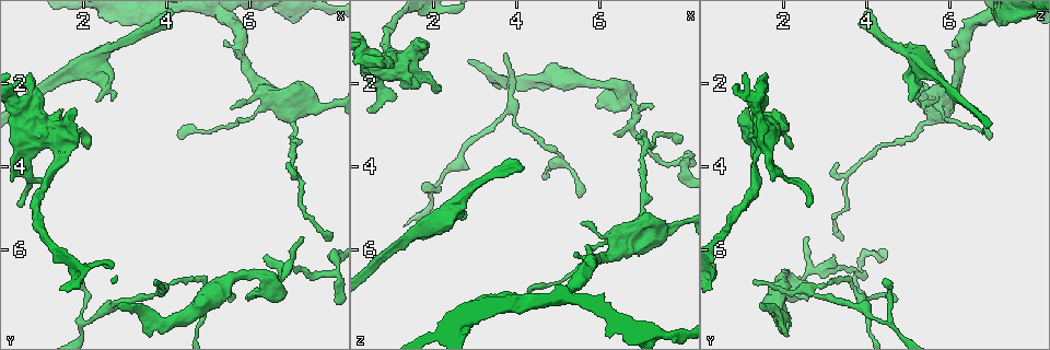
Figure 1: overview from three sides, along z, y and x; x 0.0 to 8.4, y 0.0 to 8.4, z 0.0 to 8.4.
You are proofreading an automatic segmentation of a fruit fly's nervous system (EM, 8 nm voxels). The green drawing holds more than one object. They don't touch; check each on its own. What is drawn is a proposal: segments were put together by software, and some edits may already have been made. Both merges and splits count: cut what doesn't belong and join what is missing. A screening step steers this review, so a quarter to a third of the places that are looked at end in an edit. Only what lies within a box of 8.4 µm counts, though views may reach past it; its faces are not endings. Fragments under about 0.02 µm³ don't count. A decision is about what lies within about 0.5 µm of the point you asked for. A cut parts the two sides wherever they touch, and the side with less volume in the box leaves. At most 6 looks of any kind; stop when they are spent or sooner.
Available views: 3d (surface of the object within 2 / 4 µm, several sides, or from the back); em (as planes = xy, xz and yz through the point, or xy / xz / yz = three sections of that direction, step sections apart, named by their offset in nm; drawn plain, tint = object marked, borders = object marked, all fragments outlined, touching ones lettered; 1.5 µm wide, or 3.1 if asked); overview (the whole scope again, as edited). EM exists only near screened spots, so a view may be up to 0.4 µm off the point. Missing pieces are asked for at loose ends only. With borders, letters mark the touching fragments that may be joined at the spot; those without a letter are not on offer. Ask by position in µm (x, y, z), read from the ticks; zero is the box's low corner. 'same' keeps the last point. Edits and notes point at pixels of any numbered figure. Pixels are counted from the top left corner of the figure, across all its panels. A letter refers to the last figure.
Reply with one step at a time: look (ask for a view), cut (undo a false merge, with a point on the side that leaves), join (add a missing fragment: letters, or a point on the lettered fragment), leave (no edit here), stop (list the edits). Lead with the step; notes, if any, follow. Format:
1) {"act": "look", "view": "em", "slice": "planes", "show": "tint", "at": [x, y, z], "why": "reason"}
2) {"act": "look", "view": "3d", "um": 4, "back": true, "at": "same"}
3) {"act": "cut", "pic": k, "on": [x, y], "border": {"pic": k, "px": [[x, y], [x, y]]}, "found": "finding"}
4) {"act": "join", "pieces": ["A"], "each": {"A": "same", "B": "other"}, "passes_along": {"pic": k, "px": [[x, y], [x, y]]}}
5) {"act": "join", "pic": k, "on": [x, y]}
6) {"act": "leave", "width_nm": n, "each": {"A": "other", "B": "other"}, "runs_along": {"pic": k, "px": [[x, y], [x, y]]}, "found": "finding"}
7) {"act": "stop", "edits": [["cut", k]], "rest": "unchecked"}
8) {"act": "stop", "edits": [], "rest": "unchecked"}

{"act": "look", "view": "3d", "um": 2, "at": [6.90, 3.90, 3.20], "why": "thin end"}

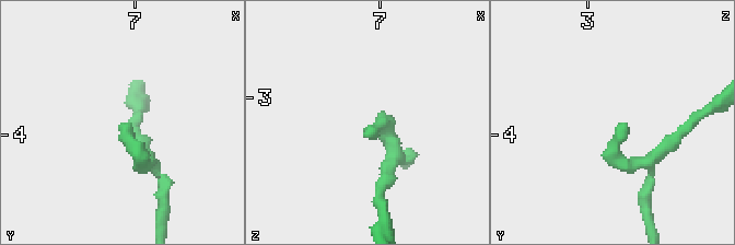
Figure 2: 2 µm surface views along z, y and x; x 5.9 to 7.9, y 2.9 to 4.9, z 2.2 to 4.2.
{"act": "look", "view": "em", "um": 3.1, "slice": "planes", "show": "tint", "at": [6.92, 3.90, 3.24]}

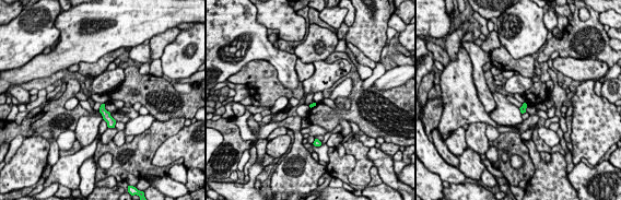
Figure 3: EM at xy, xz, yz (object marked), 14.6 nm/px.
{"act": "look", "view": "em", "um": 3.1, "slice": "planes", "show": "borders", "at": "same"}

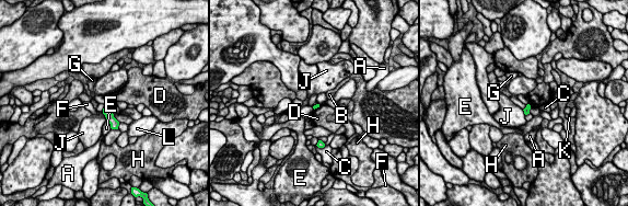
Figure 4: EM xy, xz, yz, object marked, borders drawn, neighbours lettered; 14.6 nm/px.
{"act": "leave", "each": {"A": "other", "B": "other", "C": "other", "D": "other", "E": "other", "F": "other", "G": "other", "H": "other", "J": "other", "K": "other", "L": "other"}, "border": {"pic": 4, "px": [[105, 105], [102, 111]]}, "found": "no lettered fragment goes on from it"}

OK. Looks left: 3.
{"act": "look", "view": "3d", "um": 2, "at": [6.40, 6.10, 3.20]}

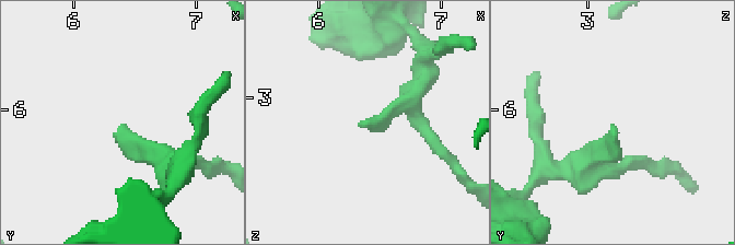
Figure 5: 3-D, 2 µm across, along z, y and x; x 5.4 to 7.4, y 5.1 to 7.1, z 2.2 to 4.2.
{"act": "look", "view": "em", "slice": "xz", "step": 4, "show": "borders", "at": [6.36, 6.16, 3.24], "why": "need the tissue"}

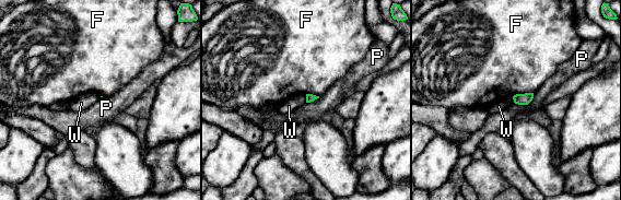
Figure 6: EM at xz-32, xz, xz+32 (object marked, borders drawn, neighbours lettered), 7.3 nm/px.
{"act": "leave", "each": {"F": "other", "P": "other", "W": "other"}, "border": {"pic": 6, "px": [[305, 94], [306, 102]]}, "found": "no lettered fragment goes on from it"}

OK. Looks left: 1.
{"act": "stop", "edits": [], "rest": "unchecked"}

